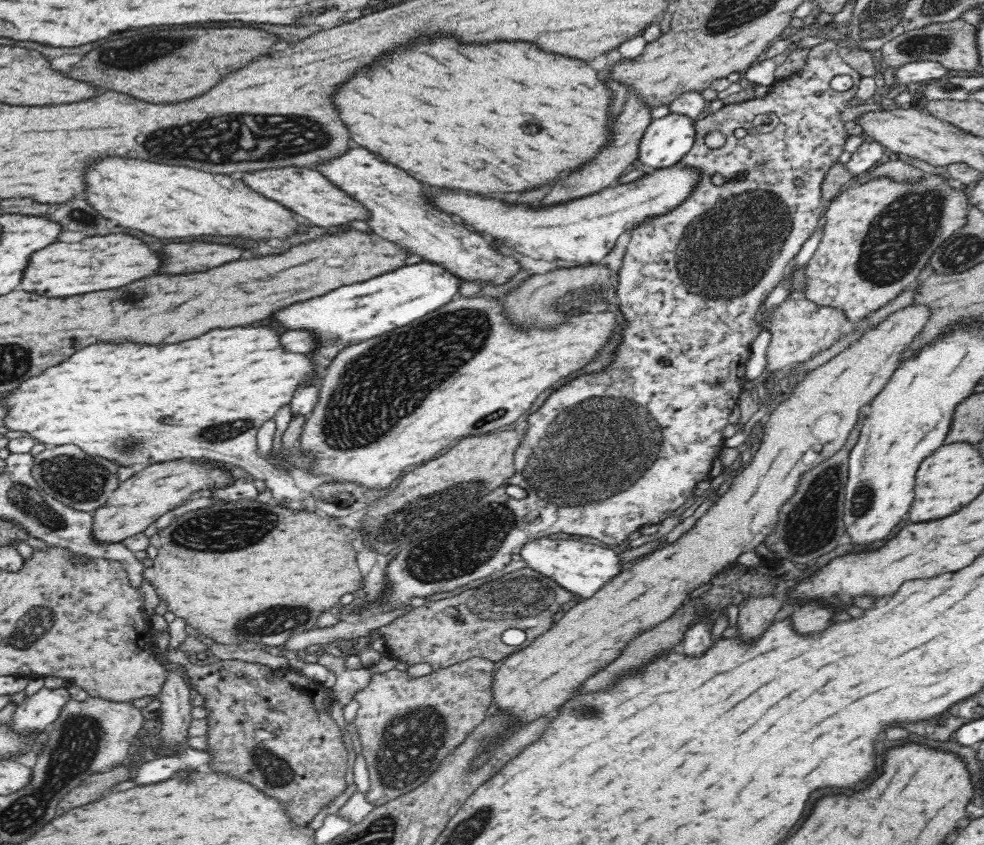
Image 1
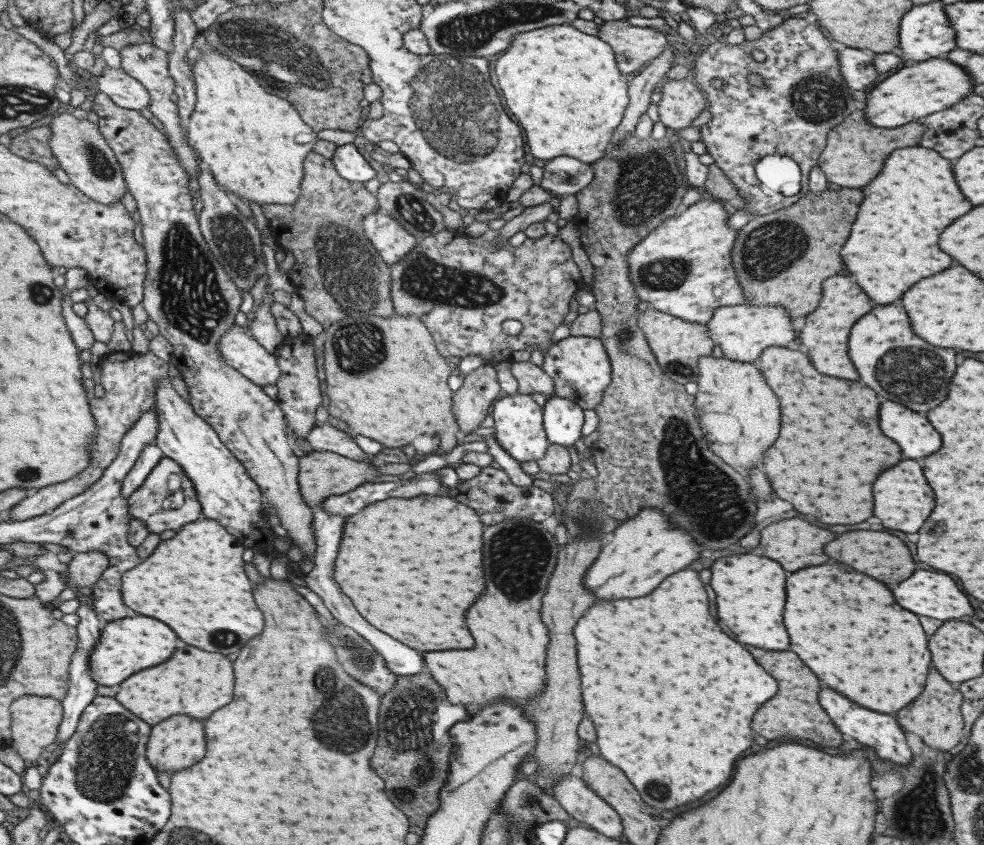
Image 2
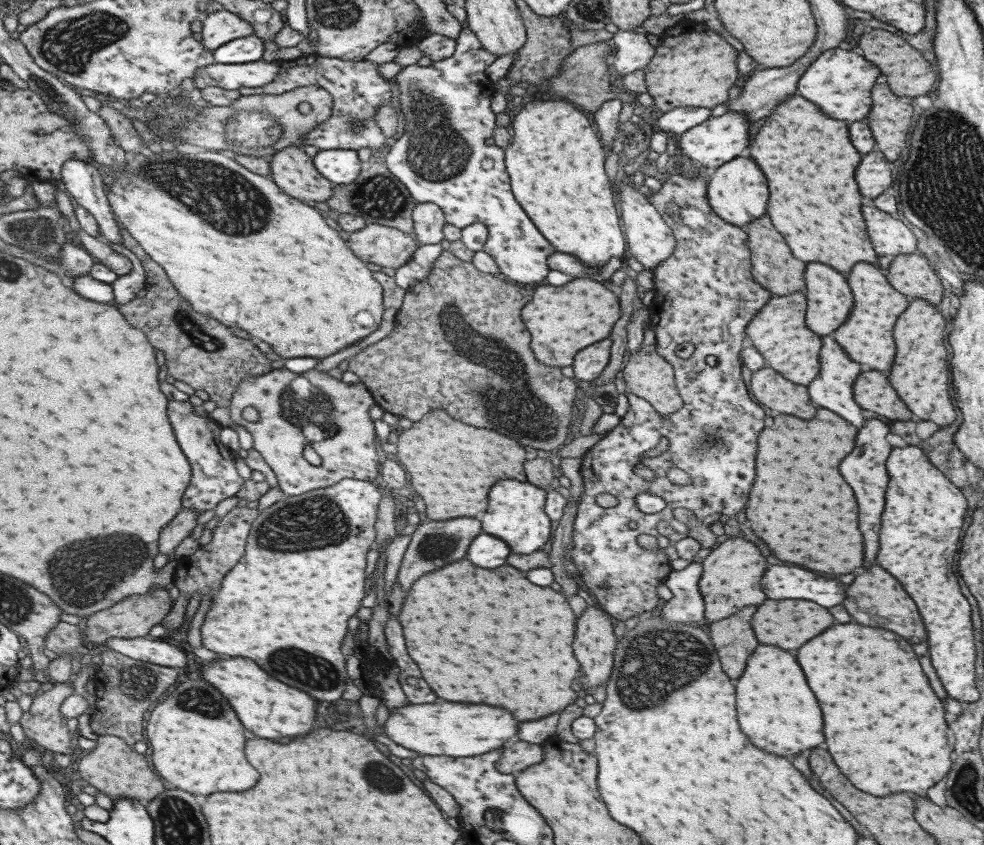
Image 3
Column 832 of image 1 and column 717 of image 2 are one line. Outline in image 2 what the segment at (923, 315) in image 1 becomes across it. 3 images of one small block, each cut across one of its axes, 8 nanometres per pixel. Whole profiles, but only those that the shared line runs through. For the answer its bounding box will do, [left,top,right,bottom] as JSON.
[693,355,779,475]

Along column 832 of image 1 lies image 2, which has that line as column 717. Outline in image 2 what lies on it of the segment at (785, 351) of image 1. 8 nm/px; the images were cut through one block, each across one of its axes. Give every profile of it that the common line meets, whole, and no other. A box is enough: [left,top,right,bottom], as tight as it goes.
[706,303,795,363]

